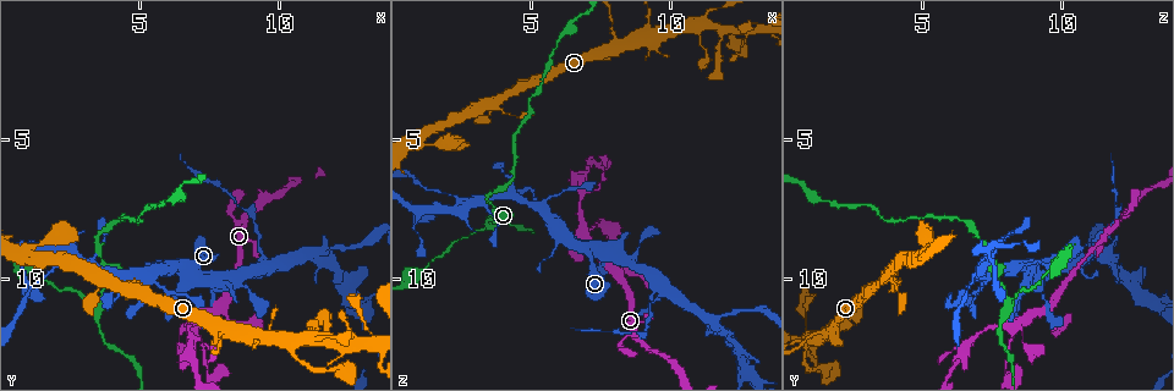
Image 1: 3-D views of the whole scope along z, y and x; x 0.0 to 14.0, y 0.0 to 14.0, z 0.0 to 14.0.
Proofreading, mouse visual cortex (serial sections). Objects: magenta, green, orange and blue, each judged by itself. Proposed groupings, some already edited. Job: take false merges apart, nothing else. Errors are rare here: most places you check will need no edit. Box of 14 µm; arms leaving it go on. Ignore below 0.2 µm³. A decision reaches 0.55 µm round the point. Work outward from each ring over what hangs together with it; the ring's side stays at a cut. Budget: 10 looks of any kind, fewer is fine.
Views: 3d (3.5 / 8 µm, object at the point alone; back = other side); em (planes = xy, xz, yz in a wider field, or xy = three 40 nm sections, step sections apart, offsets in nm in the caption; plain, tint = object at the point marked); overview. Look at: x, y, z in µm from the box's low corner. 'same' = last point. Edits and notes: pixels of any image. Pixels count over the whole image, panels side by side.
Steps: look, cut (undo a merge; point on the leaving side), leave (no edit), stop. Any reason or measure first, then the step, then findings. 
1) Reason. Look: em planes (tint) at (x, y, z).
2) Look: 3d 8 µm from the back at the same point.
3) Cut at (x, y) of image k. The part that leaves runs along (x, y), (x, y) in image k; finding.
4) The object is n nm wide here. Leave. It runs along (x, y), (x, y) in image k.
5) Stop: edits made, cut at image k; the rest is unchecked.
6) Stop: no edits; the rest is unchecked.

Arms part here. Look: 3d 8 µm at (6.8, 11.8, 8.3).

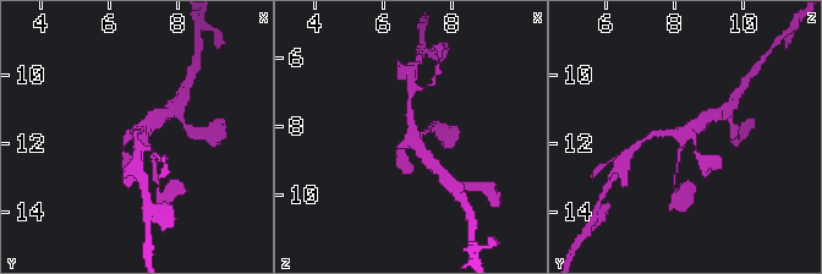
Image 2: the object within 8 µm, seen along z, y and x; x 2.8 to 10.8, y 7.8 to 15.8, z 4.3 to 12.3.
Look: em xy step 2 (tint) at (6.9, 11.6, 8.2).

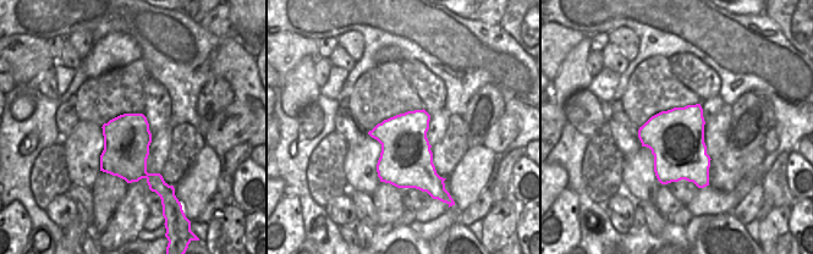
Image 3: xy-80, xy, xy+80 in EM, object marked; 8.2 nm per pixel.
Leave. It runs along (429, 162), (415, 142), (409, 103) in image 2; continuous, no second cell.

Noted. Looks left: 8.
Thick turns thin. Look: 3d 3.5 µm from the back at (7.1, 13.1, 6.1).

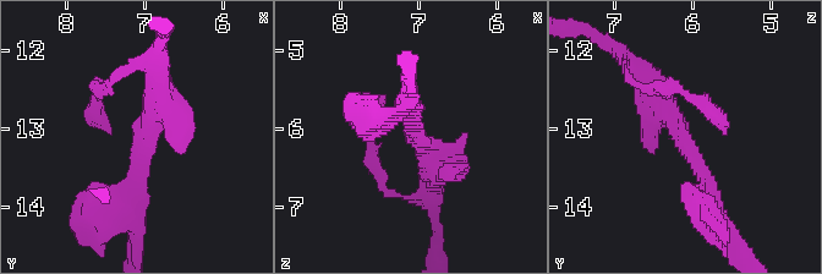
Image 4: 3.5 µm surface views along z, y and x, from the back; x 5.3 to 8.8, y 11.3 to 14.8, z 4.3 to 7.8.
The arms are 200, 400 nm wide; shape alone is not enough. Look: em xy step 3 (tint) at (6.95, 13.10, 6.10).

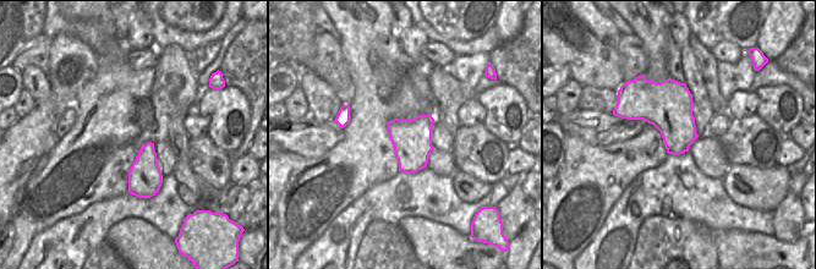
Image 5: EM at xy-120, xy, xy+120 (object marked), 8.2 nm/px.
Leave. It runs along (641, 75), (703, 176), (703, 203) in image 4; continuous, no second cell.

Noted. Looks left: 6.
Small branch off a trunk. Look: 3d 3.5 µm at (2.8, 9.3, 7.3).

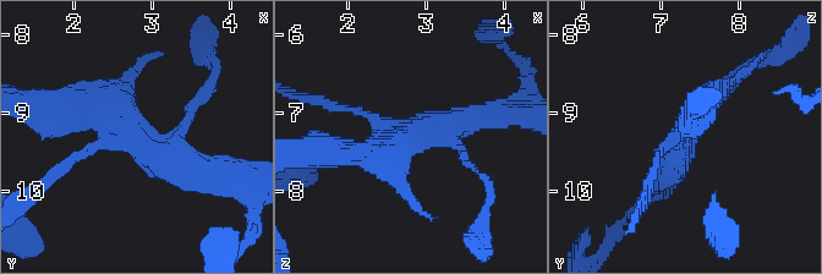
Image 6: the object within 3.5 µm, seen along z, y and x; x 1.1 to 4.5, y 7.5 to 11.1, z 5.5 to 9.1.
Look: em xy step 1 (tint) at (2.80, 9.30, 7.30).

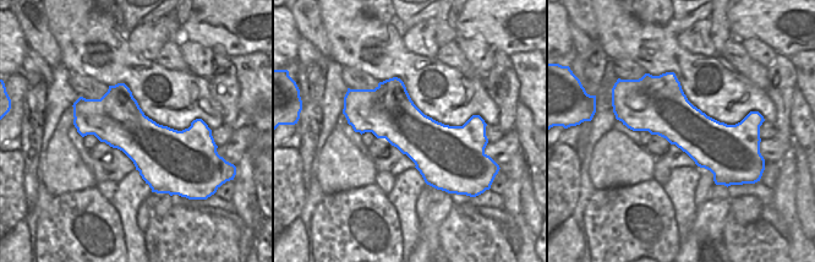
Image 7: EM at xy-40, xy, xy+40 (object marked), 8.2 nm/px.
Leave. It runs along (201, 169), (119, 113), (66, 109) in image 6; one cell here.

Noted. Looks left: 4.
Sharp bend. Look: 3d 8 µm at (3.6, 10.9, 8.1).

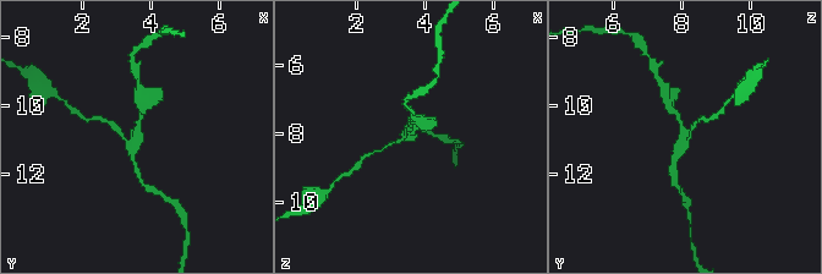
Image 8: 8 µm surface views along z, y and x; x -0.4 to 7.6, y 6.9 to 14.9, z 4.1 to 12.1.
3 arms meet here; the arms are 150, 200, 200 nm wide; now the EM. Look: em xy step 5 (tint) at (3.5, 11.0, 8.0).

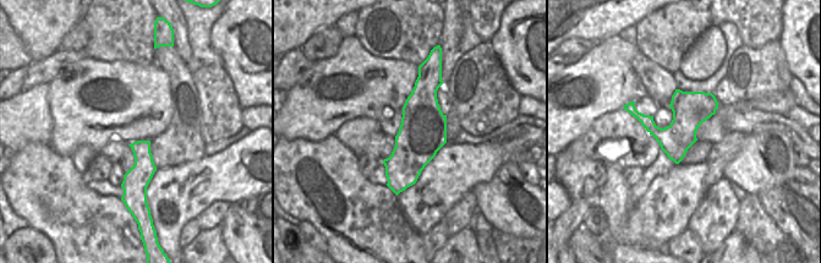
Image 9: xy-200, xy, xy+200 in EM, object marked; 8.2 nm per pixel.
Leave. It runs along (416, 122), (411, 136), (382, 149) in image 8; one cell here.

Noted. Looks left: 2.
Stop: no edits; the rest is unchecked.

